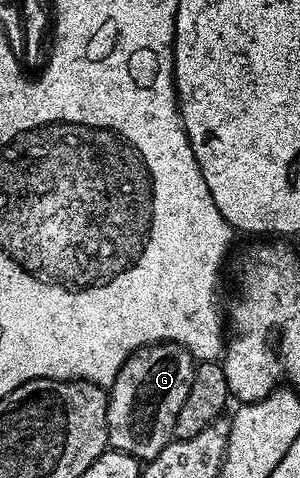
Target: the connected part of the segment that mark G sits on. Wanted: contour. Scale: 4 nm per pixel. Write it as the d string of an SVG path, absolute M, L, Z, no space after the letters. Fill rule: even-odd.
M150 343L148 347L141 347L127 357L127 361L119 369L119 373L107 394L107 433L109 434L109 447L114 451L127 453L132 459L148 461L154 459L162 449L173 439L173 426L183 401L193 380L195 360L189 351L180 343Z

